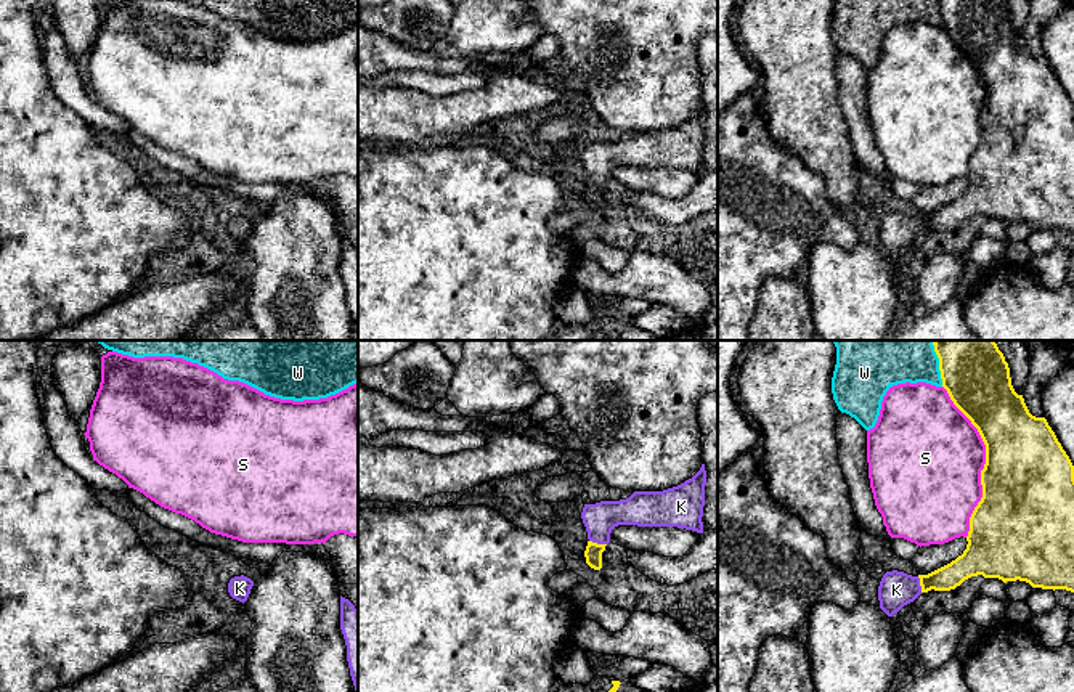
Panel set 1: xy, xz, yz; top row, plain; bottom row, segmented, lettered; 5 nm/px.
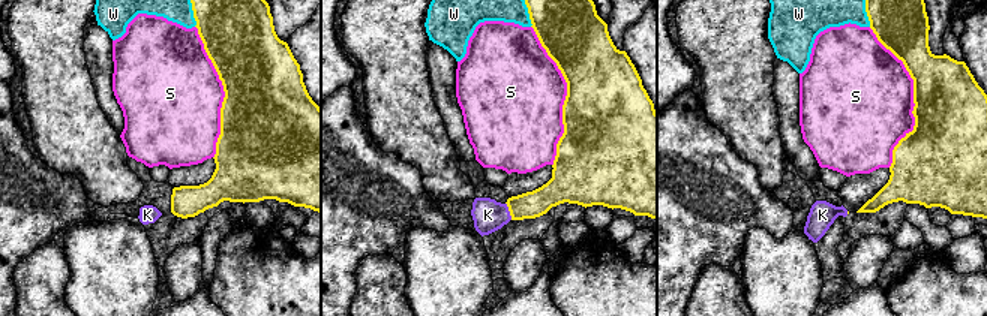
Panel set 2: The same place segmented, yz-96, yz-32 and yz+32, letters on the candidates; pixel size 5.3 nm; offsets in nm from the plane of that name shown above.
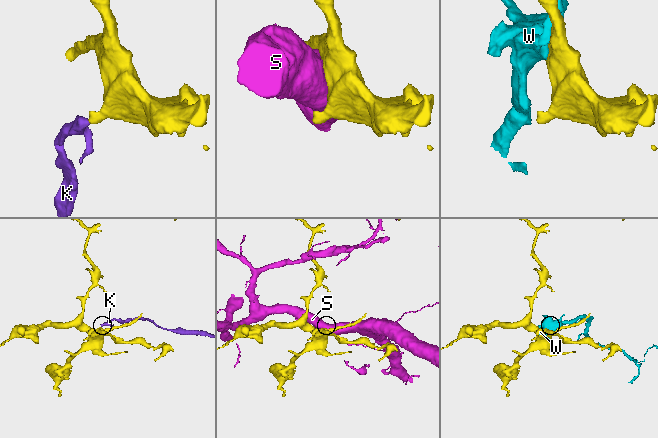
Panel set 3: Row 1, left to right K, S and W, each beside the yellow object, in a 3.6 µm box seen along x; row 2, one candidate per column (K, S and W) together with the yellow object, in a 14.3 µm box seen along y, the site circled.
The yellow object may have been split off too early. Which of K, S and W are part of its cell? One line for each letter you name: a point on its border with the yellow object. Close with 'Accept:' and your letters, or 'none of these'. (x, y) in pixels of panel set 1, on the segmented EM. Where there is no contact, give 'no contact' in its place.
K: contact xz (596, 543)
Accept: K

